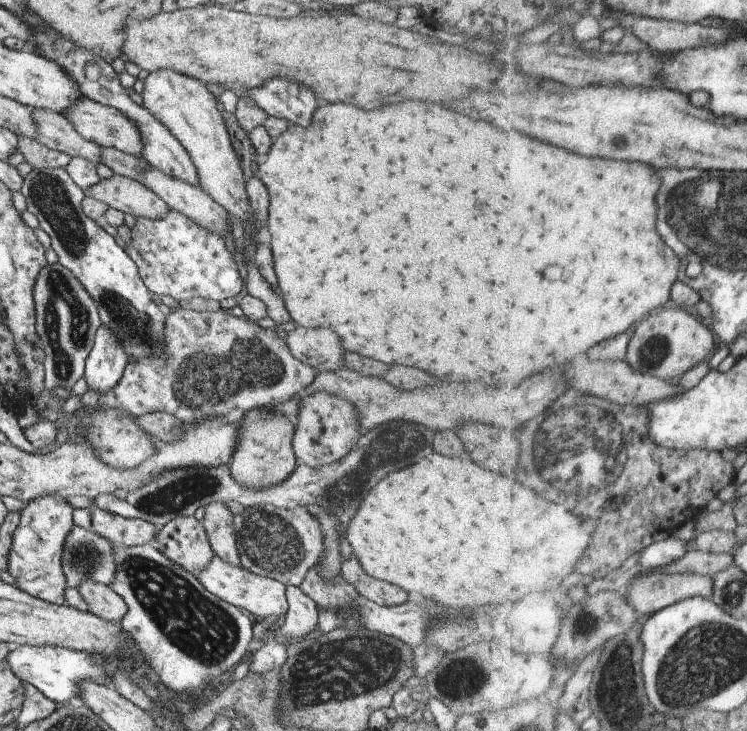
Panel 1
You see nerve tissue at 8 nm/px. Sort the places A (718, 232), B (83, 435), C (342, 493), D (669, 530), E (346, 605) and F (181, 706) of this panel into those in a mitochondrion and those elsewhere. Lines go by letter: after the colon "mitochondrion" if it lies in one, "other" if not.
A: mitochondrion
B: other
C: mitochondrion
D: other
E: other
F: other

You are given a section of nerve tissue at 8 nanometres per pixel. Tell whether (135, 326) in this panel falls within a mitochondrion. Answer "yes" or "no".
yes

